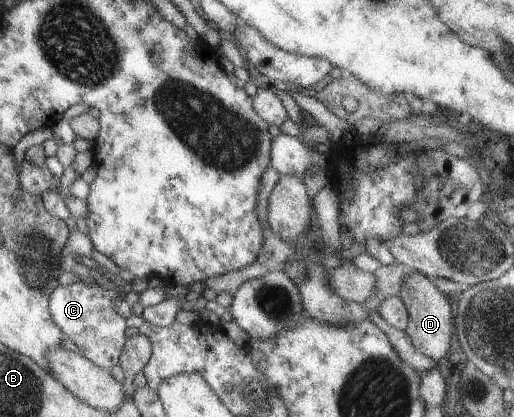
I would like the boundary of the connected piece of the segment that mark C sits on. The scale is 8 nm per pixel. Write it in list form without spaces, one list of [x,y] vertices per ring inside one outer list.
[[[74,281],[67,286],[57,286],[49,296],[48,308],[51,320],[59,326],[65,337],[77,346],[77,353],[87,358],[95,366],[103,370],[111,370],[118,364],[119,356],[125,346],[125,319],[111,308],[111,300],[115,293],[102,285],[85,285]]]

